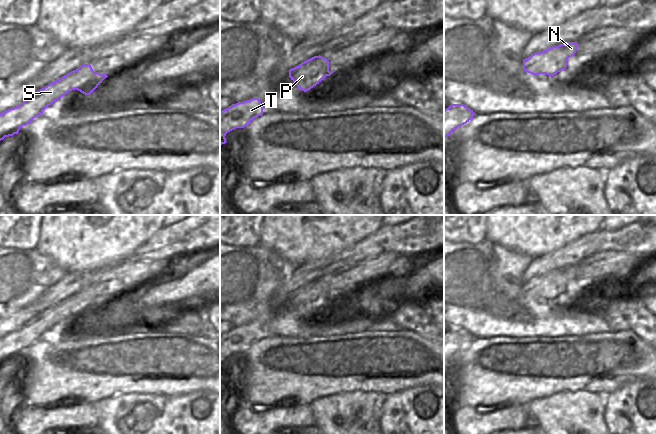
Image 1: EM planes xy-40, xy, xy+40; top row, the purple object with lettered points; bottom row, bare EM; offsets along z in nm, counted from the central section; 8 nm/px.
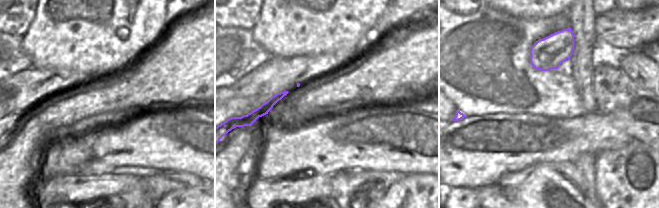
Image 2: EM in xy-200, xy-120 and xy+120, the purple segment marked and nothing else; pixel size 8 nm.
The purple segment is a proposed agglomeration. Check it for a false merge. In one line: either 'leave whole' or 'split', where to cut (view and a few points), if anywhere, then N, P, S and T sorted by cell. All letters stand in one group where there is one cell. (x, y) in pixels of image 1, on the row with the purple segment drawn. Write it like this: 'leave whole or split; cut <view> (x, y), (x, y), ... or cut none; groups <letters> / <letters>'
leave whole; cut none; groups N P S T

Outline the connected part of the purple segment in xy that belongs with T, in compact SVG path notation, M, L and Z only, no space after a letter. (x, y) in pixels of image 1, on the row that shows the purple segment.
M258 98L232 104L220 112L220 146L225 144L226 134L236 128L244 128L254 118L263 115L263 107Z

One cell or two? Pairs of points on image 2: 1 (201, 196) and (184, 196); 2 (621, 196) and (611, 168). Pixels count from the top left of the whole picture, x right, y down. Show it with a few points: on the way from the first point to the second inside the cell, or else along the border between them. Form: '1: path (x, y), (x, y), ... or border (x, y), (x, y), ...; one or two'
1: path (197, 196), (188, 196); one
2: path (621, 189), (621, 180), (616, 175); one

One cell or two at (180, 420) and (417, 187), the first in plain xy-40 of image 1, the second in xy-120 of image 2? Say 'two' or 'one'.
one

